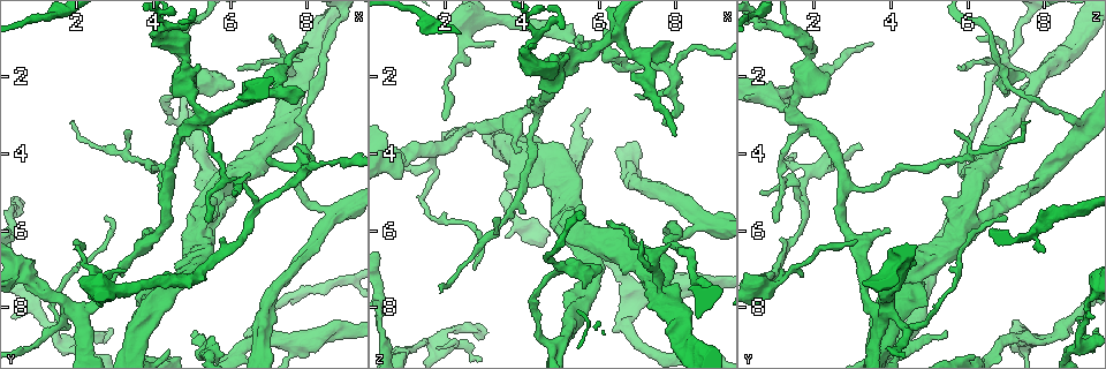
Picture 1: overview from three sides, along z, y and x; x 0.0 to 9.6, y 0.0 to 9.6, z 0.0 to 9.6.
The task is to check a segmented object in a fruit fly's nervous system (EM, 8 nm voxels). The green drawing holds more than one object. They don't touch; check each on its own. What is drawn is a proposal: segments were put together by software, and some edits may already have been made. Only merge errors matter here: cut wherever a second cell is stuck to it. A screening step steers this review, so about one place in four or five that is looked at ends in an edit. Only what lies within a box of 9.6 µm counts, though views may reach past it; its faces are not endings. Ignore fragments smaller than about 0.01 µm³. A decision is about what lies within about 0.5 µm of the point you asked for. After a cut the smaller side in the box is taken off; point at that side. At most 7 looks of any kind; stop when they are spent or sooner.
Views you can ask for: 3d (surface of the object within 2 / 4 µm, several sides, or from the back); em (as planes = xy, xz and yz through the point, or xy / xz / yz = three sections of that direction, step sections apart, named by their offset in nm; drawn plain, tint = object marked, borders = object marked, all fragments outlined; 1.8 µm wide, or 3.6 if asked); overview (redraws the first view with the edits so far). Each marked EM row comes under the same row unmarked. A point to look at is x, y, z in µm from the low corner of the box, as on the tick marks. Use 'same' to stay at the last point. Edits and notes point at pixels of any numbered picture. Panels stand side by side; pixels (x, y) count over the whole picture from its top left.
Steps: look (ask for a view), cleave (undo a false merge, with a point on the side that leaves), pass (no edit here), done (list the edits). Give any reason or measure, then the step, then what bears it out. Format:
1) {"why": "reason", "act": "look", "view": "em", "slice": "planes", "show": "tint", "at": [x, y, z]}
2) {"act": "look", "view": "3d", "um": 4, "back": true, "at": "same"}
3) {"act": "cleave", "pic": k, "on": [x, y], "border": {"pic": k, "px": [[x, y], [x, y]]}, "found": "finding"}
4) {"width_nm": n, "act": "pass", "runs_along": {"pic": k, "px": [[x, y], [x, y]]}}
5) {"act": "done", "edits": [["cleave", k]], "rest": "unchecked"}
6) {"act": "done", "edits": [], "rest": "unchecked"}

{"why": "arms part here", "act": "look", "view": "3d", "um": 2, "at": [5.95, 4.70, 1.20]}

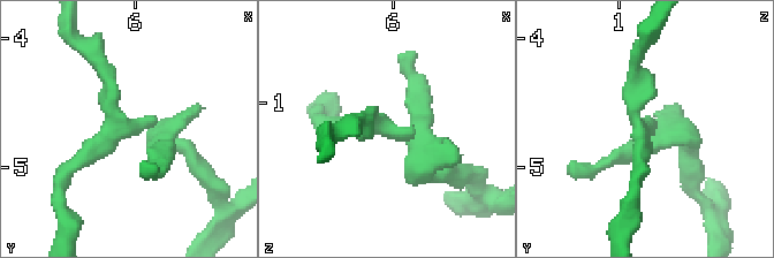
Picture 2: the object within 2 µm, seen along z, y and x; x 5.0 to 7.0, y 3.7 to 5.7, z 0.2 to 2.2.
{"act": "look", "view": "em", "slice": "xz", "step": 4, "show": "borders", "at": [5.92, 4.66, 1.16]}

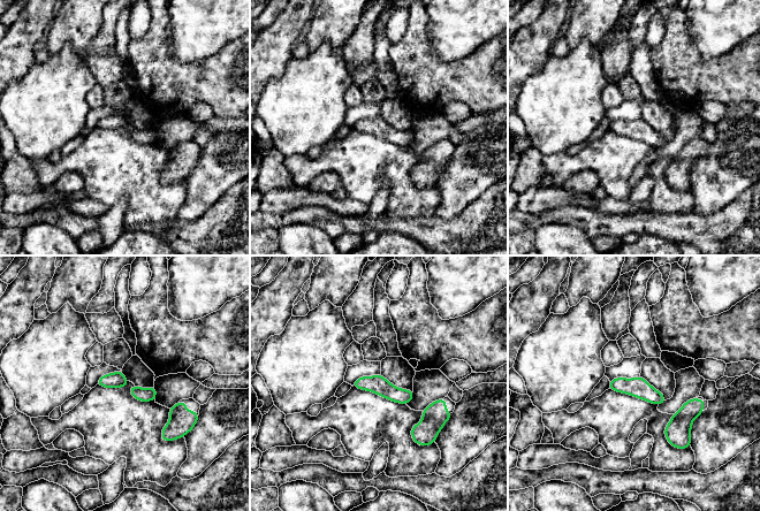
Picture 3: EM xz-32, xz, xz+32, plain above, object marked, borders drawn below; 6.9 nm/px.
{"act": "pass", "runs_along": {"pic": 3, "px": [[357, 383], [410, 395]]}, "found": "continuous, no second cell"}

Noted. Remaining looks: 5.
{"why": "a fork", "act": "look", "view": "em", "um": 3.6, "slice": "planes", "show": "tint", "at": [5.30, 5.75, 5.95]}

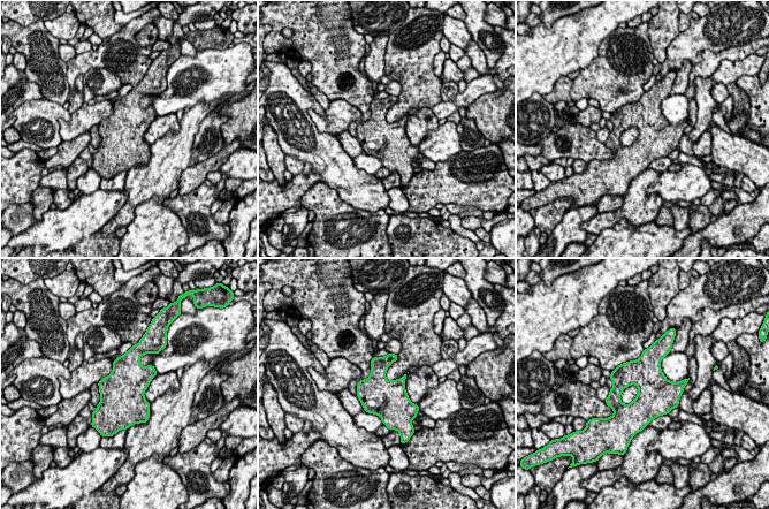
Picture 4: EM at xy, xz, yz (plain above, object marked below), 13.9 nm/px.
{"width_nm": 500, "act": "pass", "found": "all the same cell"}

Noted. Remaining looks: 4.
{"act": "look", "view": "3d", "um": 4, "at": [8.85, 5.60, 5.85]}

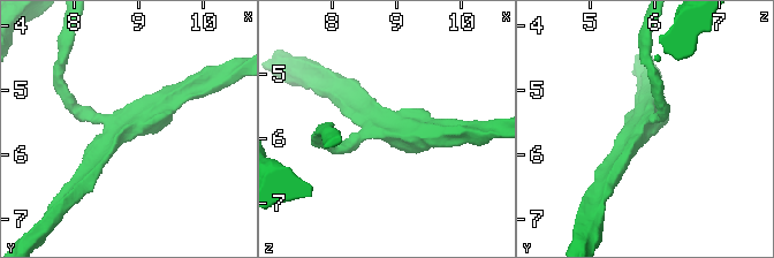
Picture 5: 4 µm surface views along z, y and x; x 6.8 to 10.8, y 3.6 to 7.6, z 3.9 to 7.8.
{"act": "look", "view": "em", "slice": "planes", "show": "tint", "at": [8.85, 5.55, 5.85]}

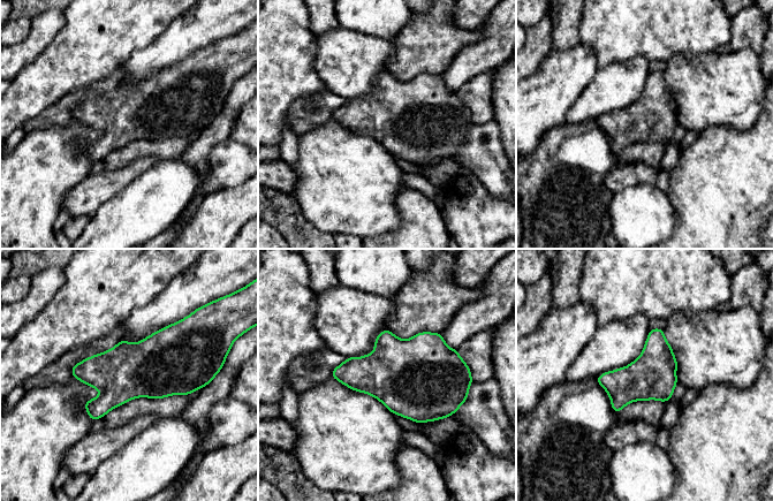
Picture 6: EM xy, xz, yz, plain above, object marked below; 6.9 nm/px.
{"width_nm": 340, "act": "pass", "found": "all the same cell"}

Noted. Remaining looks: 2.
{"act": "done", "edits": [], "rest": "unchecked"}

